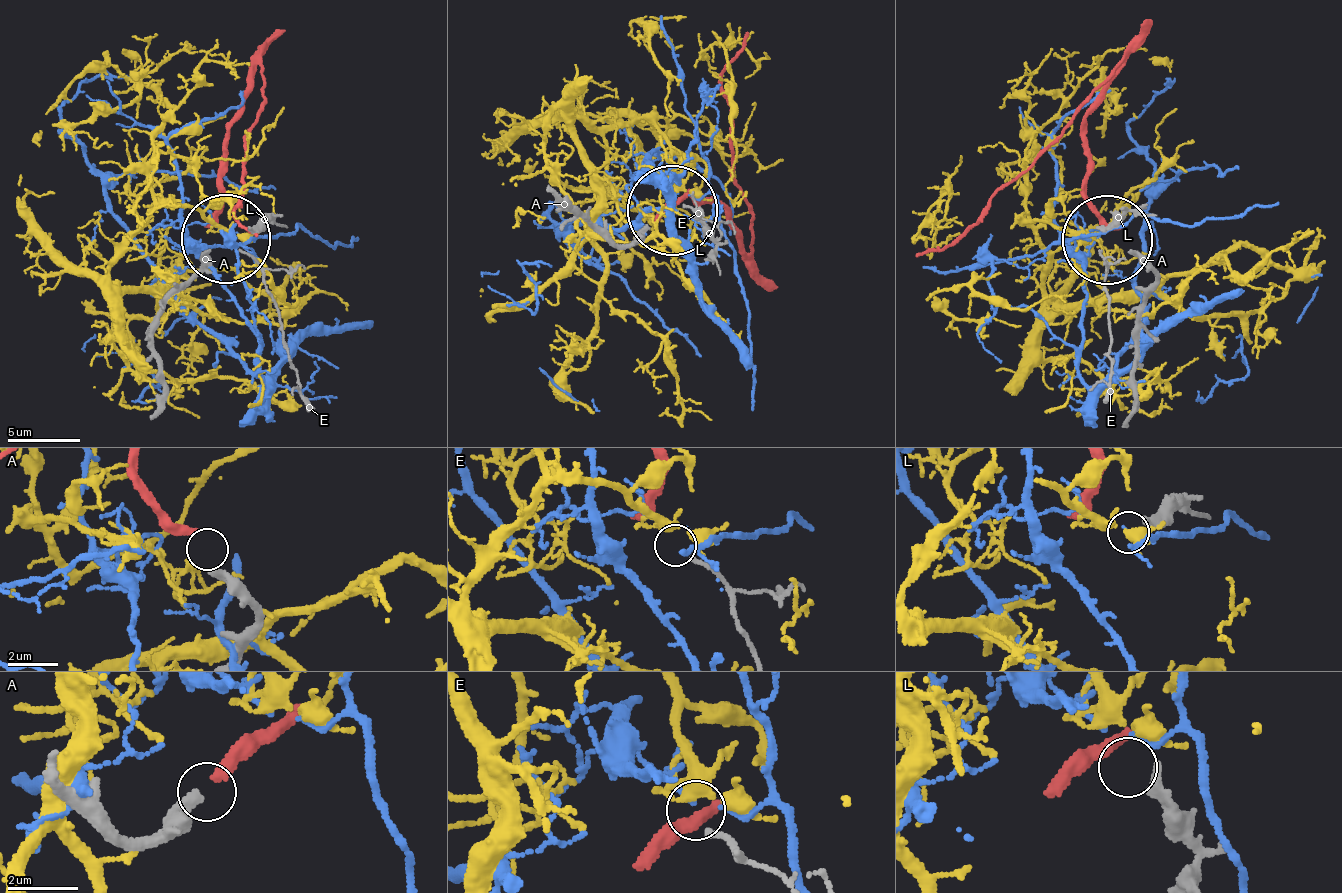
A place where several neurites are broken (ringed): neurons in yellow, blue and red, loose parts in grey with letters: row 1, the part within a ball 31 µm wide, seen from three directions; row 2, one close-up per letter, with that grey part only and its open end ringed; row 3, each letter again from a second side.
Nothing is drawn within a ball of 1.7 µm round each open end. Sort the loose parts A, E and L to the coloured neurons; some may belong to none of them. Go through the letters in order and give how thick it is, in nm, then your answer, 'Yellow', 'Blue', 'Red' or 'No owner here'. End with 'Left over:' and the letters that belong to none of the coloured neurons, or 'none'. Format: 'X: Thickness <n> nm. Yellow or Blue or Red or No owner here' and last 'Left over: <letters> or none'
A: Thickness 380 nm. Red
E: Thickness 170 nm. No owner here
L: Thickness 320 nm. Yellow
Left over: E

